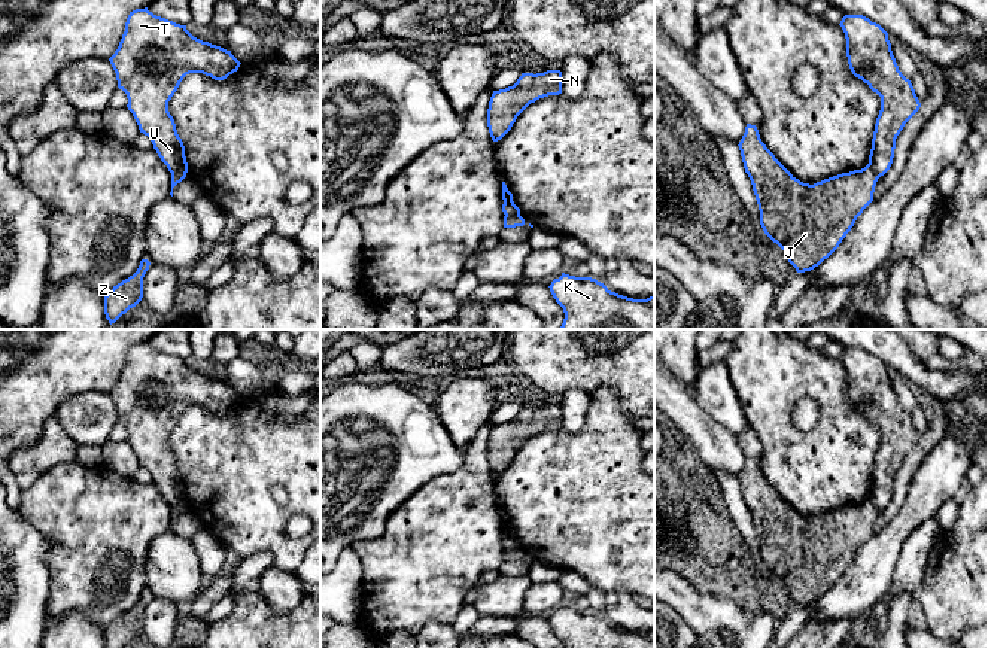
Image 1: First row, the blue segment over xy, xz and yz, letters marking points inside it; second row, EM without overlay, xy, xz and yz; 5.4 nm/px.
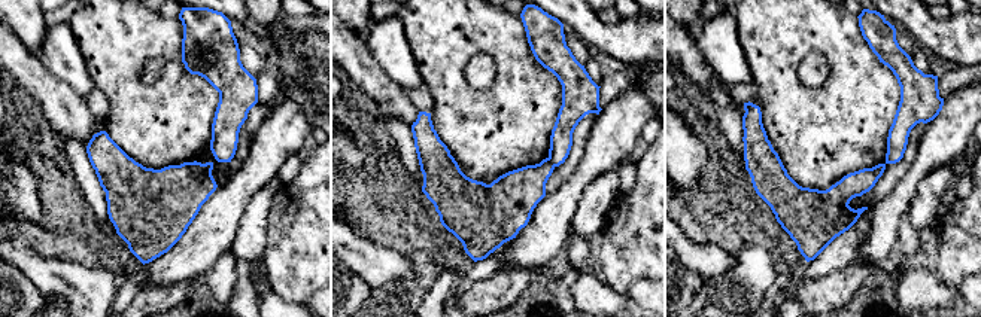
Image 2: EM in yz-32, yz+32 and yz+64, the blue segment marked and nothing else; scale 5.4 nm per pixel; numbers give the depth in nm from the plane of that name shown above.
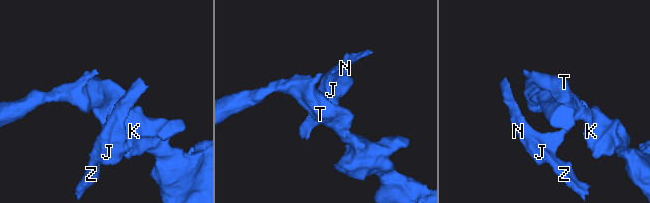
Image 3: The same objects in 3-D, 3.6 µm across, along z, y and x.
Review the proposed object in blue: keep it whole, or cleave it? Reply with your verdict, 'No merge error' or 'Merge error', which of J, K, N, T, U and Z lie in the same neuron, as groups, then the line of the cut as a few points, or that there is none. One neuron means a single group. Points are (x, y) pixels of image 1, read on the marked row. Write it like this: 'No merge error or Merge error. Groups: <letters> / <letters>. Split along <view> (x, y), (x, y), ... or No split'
Merge error. Groups: J N Z / K T U. Split along xy (172, 172), (185, 173)

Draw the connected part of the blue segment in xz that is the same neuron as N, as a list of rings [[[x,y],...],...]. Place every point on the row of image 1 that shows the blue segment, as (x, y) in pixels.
[[[562,72],[522,73],[513,86],[493,91],[487,109],[487,127],[493,142],[501,140],[517,116],[539,98],[562,94]]]

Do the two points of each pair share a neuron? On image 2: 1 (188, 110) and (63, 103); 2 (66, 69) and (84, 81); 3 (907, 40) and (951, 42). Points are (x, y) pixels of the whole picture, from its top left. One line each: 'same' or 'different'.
1: different
2: same
3: different

